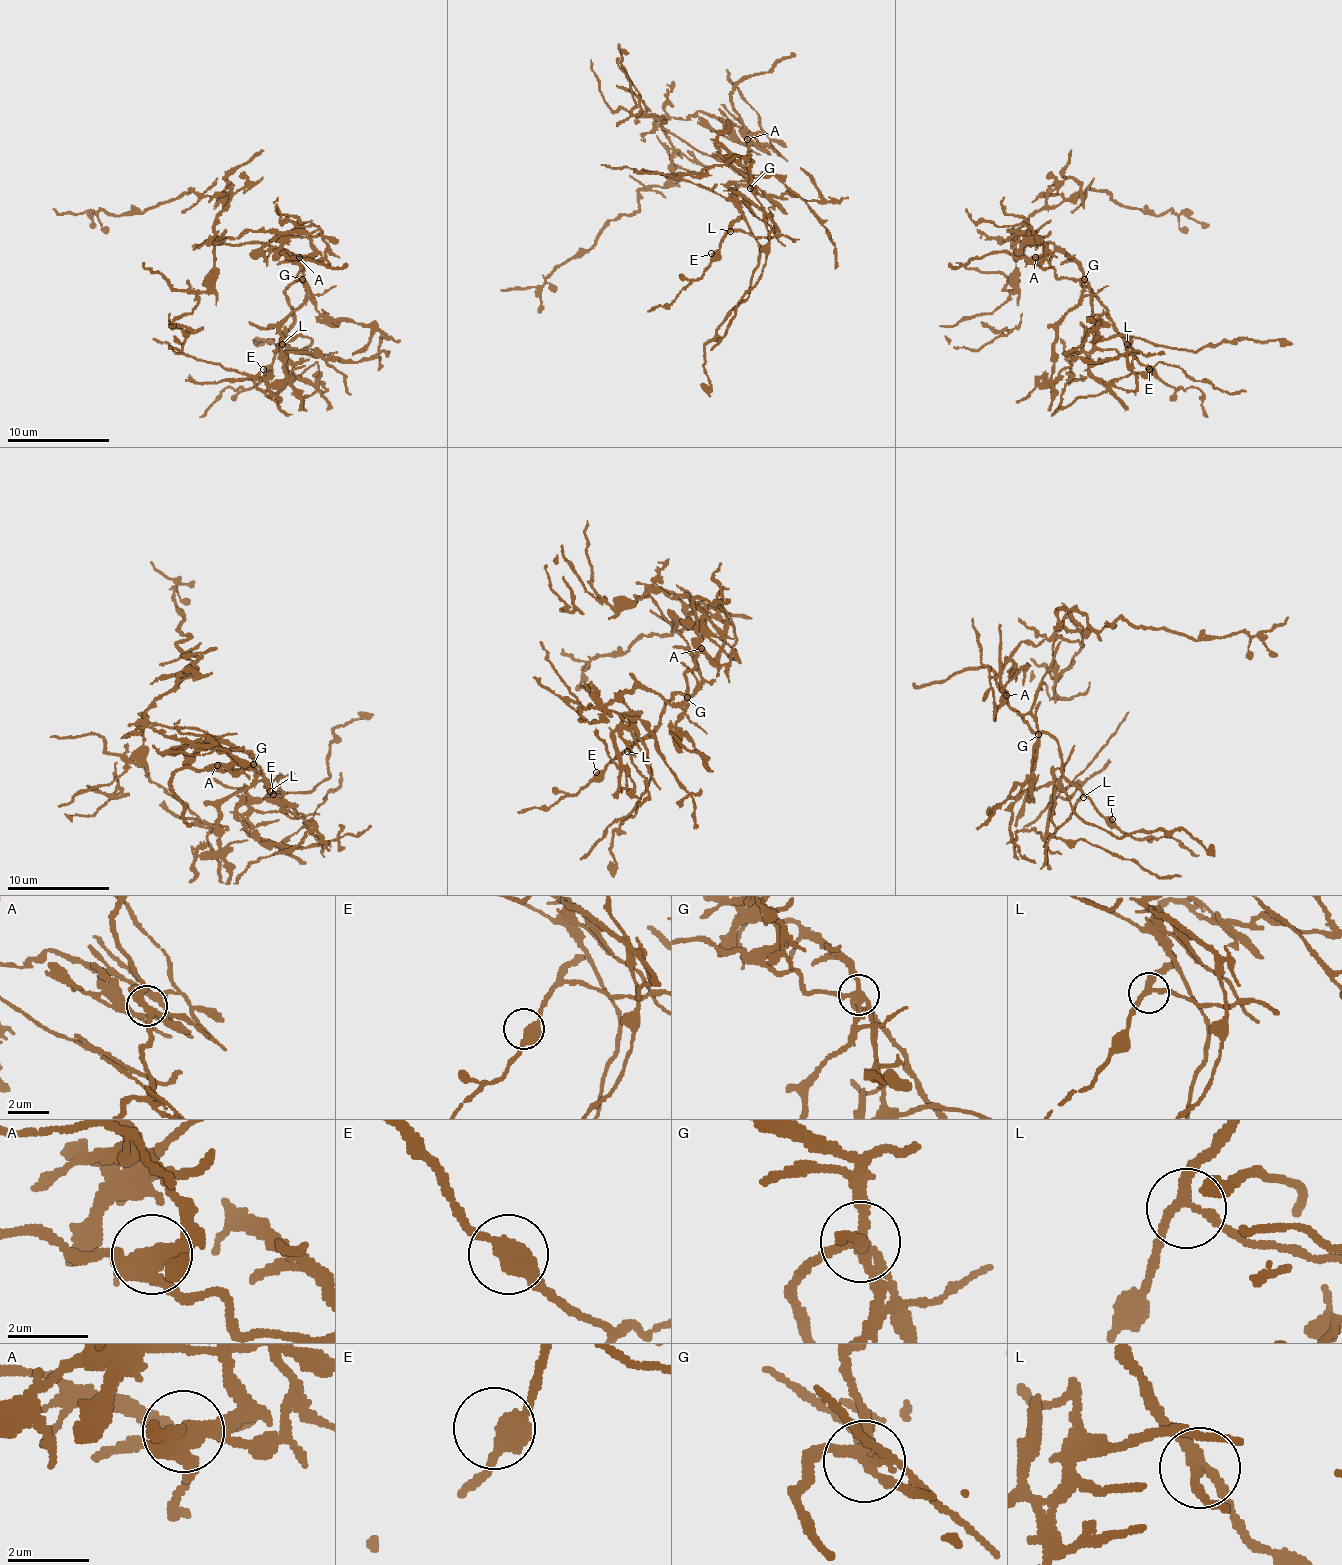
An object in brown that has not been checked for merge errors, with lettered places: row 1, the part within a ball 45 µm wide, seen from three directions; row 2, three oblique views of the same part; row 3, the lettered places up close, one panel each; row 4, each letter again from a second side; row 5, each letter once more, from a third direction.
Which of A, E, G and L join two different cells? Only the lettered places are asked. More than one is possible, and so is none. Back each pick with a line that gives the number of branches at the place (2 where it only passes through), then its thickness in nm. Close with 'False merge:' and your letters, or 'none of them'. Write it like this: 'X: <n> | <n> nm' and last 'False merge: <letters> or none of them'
A: 3 | 360 nm
G: 4 | 260 nm
False merge: A, G

